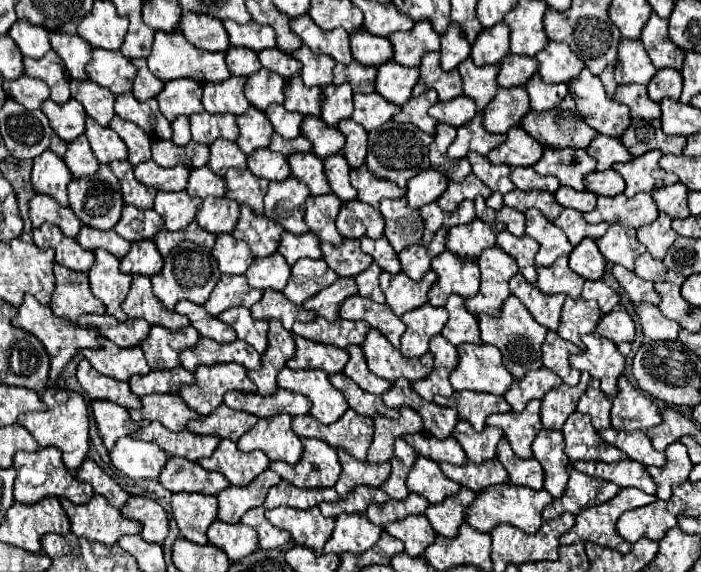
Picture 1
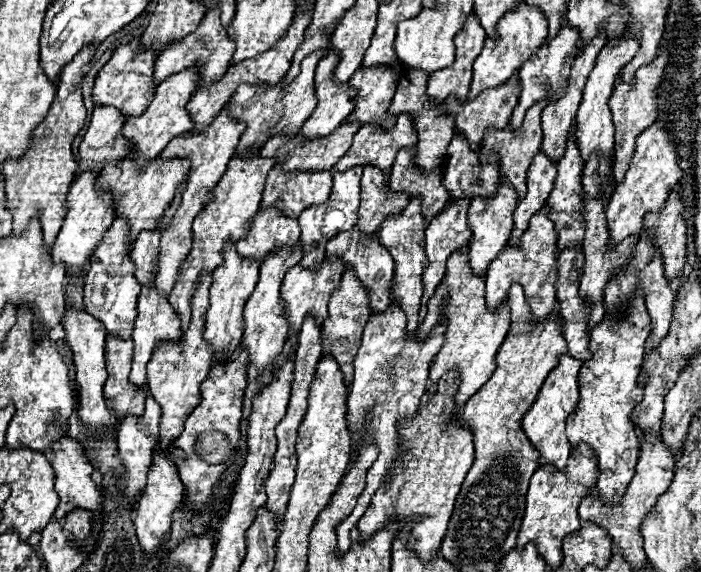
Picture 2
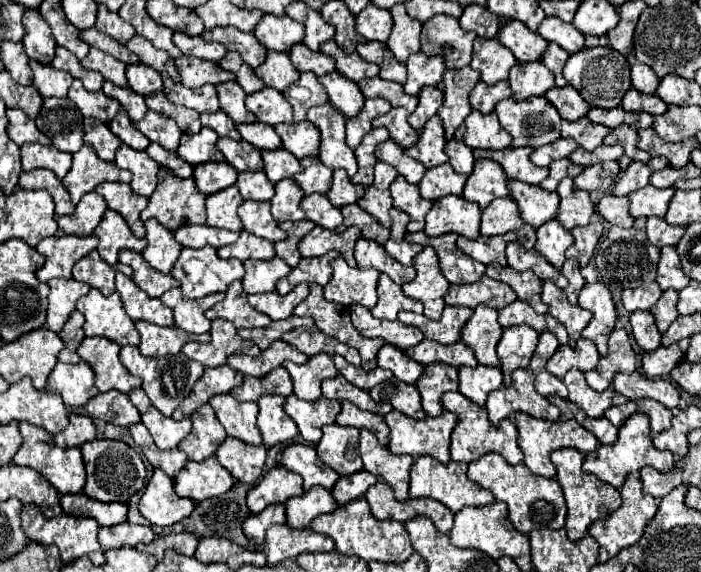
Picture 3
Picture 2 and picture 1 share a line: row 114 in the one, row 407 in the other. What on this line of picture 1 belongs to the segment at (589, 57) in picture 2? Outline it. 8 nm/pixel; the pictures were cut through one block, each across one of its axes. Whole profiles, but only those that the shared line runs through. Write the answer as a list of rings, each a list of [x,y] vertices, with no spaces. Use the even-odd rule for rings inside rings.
[[[582,372],[580,382],[576,386],[562,384],[560,388],[550,390],[542,398],[542,426],[550,430],[560,430],[566,422],[566,418],[576,410],[576,402],[580,394],[588,388],[590,374]]]

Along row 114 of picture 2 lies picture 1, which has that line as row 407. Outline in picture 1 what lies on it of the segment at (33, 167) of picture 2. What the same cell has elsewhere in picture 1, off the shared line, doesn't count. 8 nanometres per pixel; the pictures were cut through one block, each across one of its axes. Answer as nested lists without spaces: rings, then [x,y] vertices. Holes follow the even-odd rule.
[[[60,386],[46,388],[40,400],[46,404],[44,412],[30,412],[30,414],[20,414],[18,422],[36,438],[40,446],[56,446],[62,452],[62,462],[66,464],[68,470],[80,468],[80,464],[86,458],[88,452],[88,410],[86,402],[78,392],[72,390],[54,390]]]

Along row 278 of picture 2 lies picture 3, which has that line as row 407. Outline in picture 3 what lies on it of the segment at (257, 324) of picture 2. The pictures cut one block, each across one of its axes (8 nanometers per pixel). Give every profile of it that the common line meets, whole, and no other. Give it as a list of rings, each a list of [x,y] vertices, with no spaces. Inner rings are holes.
[[[268,394],[258,400],[258,430],[262,434],[264,446],[272,448],[278,442],[290,442],[298,428],[294,420],[284,412],[284,398],[278,394]]]

